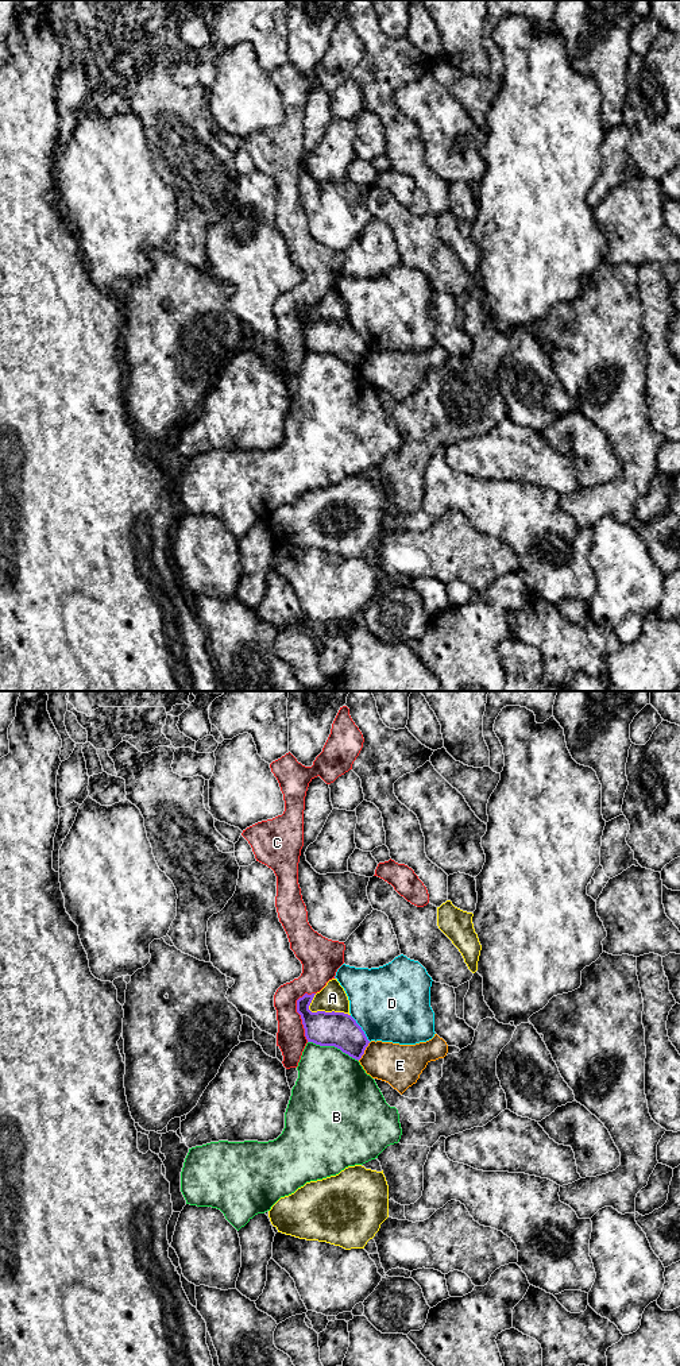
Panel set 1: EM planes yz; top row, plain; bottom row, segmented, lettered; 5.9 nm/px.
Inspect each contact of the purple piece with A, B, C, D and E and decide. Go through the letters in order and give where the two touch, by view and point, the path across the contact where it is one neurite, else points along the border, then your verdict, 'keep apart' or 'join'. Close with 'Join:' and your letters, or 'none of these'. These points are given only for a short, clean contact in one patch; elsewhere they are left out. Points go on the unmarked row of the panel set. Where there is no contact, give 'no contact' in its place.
A: contact yz (328, 321); border yz (308, 315), (312, 320), (343, 320), (350, 324); keep apart
B: contact yz (333, 354); keep apart
C: contact yz (297, 320); keep apart
D: contact yz (360, 338); keep apart
E: contact yz (363, 361); border yz (370, 351), (358, 369); keep apart
Join: none of these

